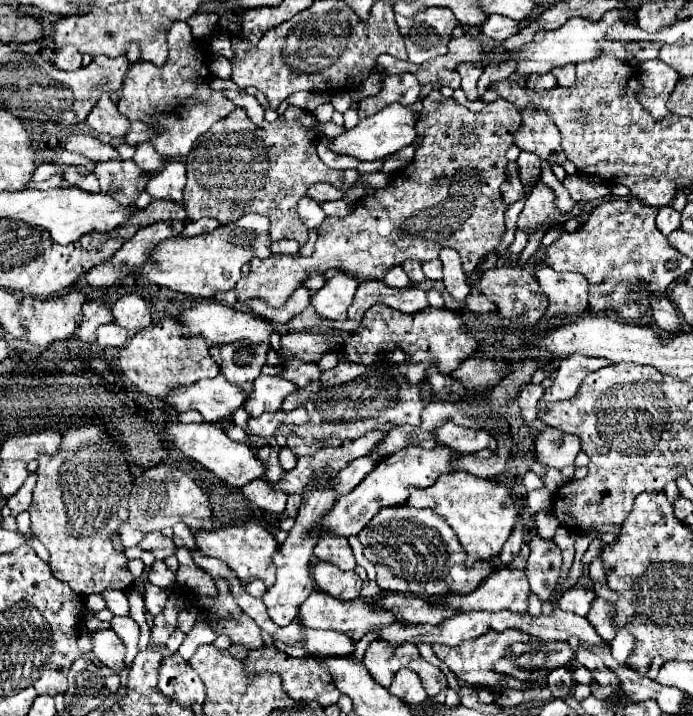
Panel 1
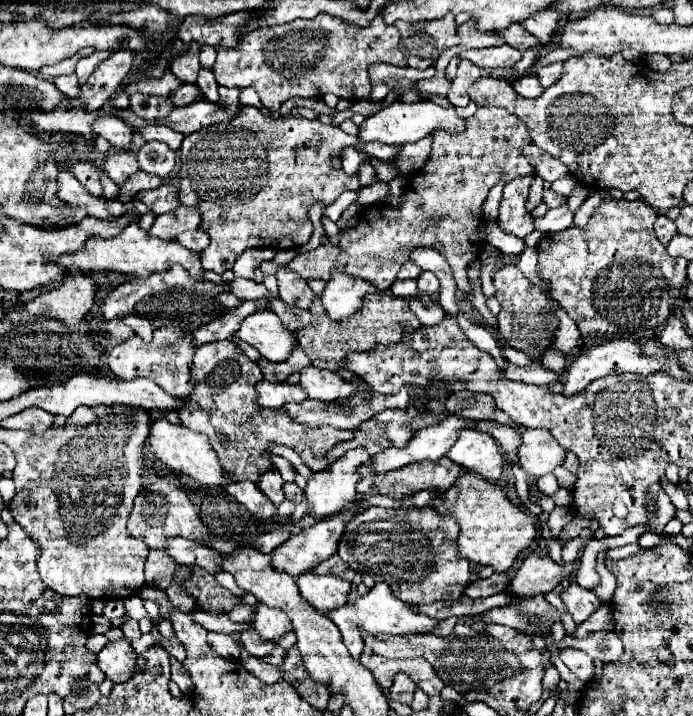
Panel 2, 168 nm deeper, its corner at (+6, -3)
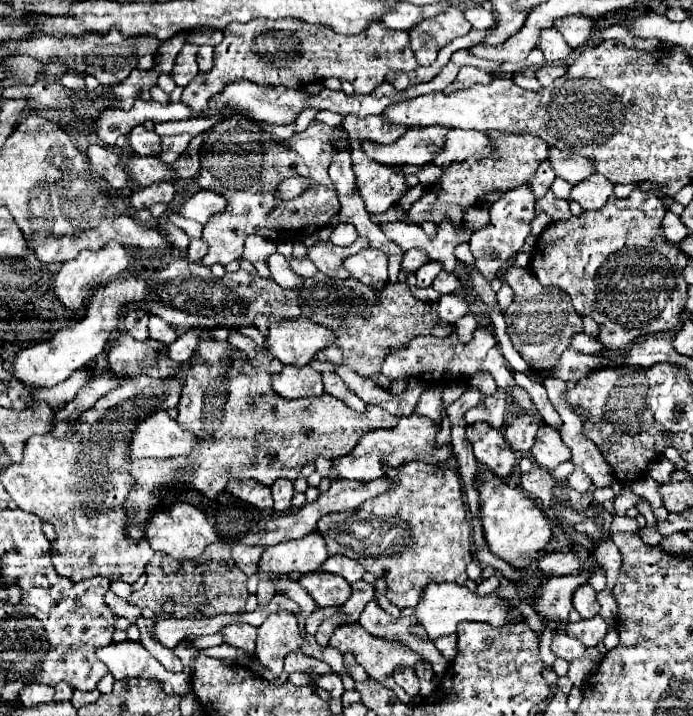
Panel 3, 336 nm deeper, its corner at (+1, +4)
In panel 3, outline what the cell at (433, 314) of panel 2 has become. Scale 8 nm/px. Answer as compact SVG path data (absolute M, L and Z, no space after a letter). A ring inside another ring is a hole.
M443 295L437 303L437 311L439 311L439 319L443 319L445 323L455 323L459 317L463 317L469 309L463 297L457 295Z

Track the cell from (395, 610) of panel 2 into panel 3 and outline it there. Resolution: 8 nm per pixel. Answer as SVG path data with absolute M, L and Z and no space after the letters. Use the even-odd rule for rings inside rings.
M455 583L427 585L427 589L423 589L423 597L419 599L419 605L415 605L413 611L415 611L415 619L425 627L425 631L431 639L455 633L457 625L463 621L483 621L493 627L501 627L509 621L507 619L509 609L499 597L495 597L495 595L481 597L481 595L471 593L465 585L455 585Z

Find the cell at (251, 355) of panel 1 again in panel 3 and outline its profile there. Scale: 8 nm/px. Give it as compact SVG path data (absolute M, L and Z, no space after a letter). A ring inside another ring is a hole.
M207 339L207 341L199 343L199 349L195 351L195 355L189 363L189 371L185 373L185 385L183 385L181 401L179 401L177 409L179 409L177 423L183 429L195 433L201 439L201 443L199 443L197 451L191 453L189 457L131 460L127 471L135 477L137 485L125 501L125 509L129 511L129 523L131 523L129 533L135 539L143 537L143 533L145 533L143 525L147 521L149 509L159 507L159 503L165 499L165 495L173 489L191 489L193 487L201 495L213 499L215 495L219 495L225 489L225 483L229 479L255 479L255 481L267 483L267 485L271 485L275 479L281 479L281 477L295 481L299 477L301 469L309 461L313 461L317 457L325 457L331 461L337 457L343 457L343 455L351 453L351 449L357 445L357 441L363 433L375 431L375 429L391 429L397 423L397 419L393 415L389 415L387 411L383 411L381 407L367 405L365 413L355 413L343 401L335 399L327 393L313 397L313 399L301 397L299 401L287 401L271 389L271 375L267 371L251 365L247 355L243 351L235 349L233 345L229 345L227 341L215 341L215 339Z

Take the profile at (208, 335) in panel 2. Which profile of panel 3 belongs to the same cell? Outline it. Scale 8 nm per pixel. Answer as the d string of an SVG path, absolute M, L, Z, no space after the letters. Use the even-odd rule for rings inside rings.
M189 329L175 343L169 345L169 357L175 361L189 361L199 345L199 341L211 339L209 329Z

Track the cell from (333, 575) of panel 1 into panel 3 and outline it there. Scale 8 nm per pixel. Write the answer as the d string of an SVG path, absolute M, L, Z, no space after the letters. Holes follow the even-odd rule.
M313 571L313 573L301 575L299 585L307 589L307 593L315 599L319 607L343 605L351 593L351 585L343 581L343 577L331 575L325 571Z

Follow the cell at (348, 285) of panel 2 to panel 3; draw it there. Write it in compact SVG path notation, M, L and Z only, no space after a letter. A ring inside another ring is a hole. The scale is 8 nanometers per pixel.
M363 249L357 255L347 257L343 267L349 271L351 279L357 279L377 291L387 285L387 257L379 249Z

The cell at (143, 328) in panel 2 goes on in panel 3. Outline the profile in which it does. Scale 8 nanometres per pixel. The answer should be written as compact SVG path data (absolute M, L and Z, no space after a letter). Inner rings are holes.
M149 315L149 337L151 337L151 339L157 339L157 341L161 341L161 343L165 343L165 345L169 345L169 343L173 343L179 335L177 335L177 331L175 331L171 325L167 325L163 319L159 319L159 317L155 317L155 315Z

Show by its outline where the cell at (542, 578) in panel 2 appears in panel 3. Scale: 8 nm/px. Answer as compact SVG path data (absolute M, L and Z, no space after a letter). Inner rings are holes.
M553 551L553 553L545 553L537 559L537 567L543 575L573 575L579 571L581 561L577 557L577 553L561 553L561 551Z

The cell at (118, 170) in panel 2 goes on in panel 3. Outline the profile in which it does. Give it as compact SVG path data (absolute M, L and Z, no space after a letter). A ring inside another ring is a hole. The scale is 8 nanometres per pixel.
M131 155L127 161L127 171L131 173L131 181L135 181L137 187L147 187L155 181L175 181L171 165L155 161L155 157Z

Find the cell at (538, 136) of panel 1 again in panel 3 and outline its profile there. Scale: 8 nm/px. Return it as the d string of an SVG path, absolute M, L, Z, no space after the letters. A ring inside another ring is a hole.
M549 149L549 163L555 169L557 177L561 177L573 185L585 181L589 175L595 173L585 157L569 155L569 153L563 153L561 149Z

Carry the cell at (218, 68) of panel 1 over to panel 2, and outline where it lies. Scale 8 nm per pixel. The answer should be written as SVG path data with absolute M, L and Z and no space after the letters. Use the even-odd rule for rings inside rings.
M208 44L200 46L200 64L206 66L206 68L212 68L214 60L216 60L216 50L214 50L214 46L208 46Z

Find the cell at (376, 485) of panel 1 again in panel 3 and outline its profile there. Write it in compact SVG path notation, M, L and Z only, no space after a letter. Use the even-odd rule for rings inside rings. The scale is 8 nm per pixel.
M311 531L301 539L283 541L271 547L265 547L259 561L259 575L289 575L289 573L311 573L317 571L323 561L329 557L327 545L319 533Z

